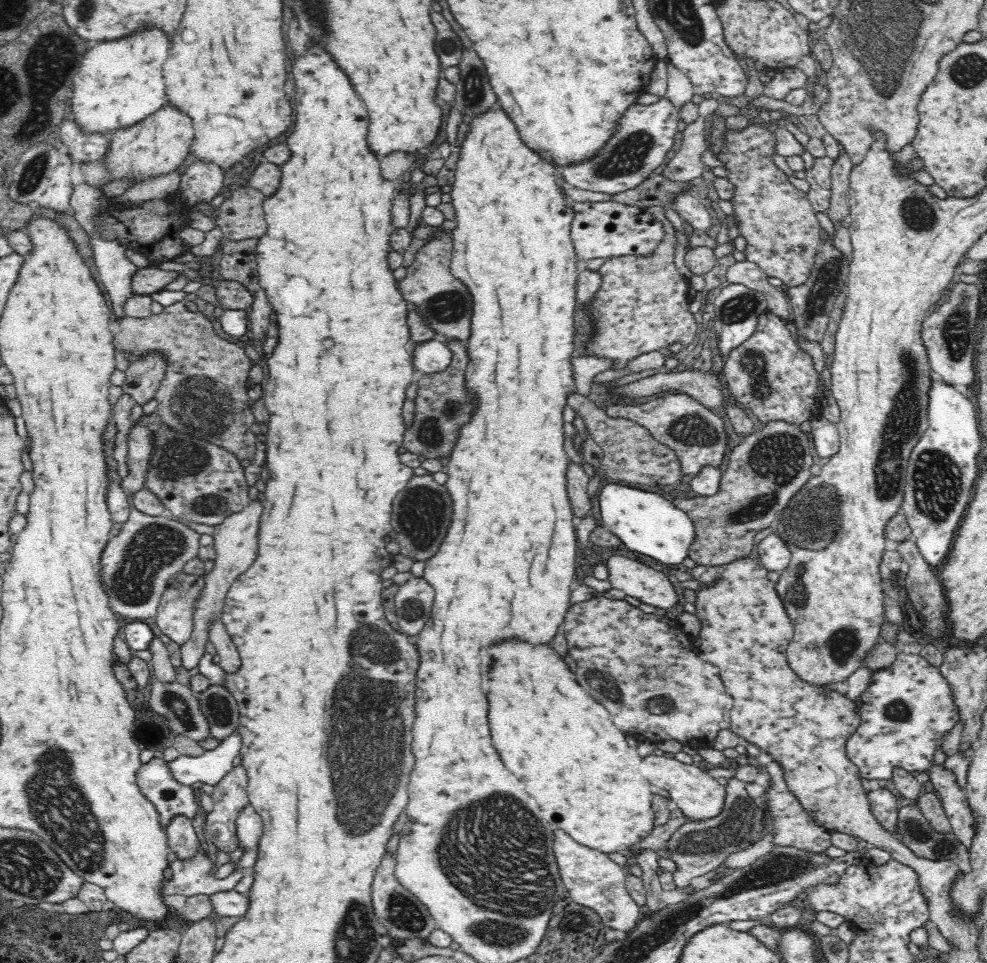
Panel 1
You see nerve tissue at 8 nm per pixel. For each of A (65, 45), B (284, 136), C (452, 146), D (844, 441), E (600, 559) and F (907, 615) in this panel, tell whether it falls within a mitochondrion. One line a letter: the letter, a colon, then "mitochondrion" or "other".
A: other
B: other
C: other
D: other
E: other
F: other

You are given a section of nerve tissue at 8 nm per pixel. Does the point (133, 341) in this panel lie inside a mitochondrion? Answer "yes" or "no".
yes

